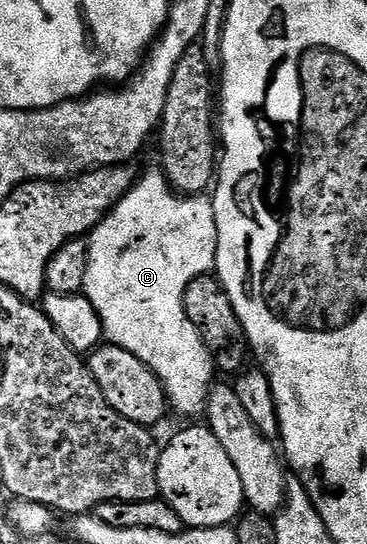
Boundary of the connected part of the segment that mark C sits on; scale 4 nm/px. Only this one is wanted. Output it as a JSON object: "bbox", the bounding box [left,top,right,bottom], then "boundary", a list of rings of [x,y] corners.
{"bbox":[84,169,218,416],"boundary":[[[155,169],[135,182],[113,211],[90,232],[88,242],[90,260],[84,294],[102,321],[105,338],[113,346],[128,349],[132,357],[140,357],[156,373],[173,410],[175,407],[182,415],[201,416],[210,400],[216,368],[214,355],[186,312],[186,290],[196,277],[211,274],[218,261],[213,202],[202,195],[187,197],[175,191],[165,171]]]}

